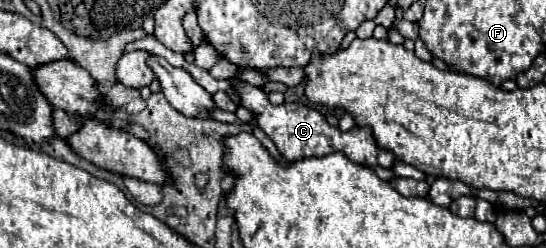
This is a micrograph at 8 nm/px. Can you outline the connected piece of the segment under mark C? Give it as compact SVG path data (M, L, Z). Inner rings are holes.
M230 78L234 82L232 90L236 92L236 96L240 98L240 106L248 108L250 112L256 114L256 122L258 126L274 140L276 148L290 160L300 160L300 158L310 158L310 156L326 156L330 152L346 152L346 156L356 162L356 164L362 164L362 166L376 166L376 162L384 168L390 168L392 162L394 162L394 154L388 152L388 150L382 150L376 146L374 142L374 136L372 136L372 130L370 128L360 128L360 126L354 126L350 132L340 132L338 128L330 126L326 122L326 118L312 110L312 108L306 108L304 104L280 104L280 106L272 106L266 92L262 88L256 88L240 78Z

